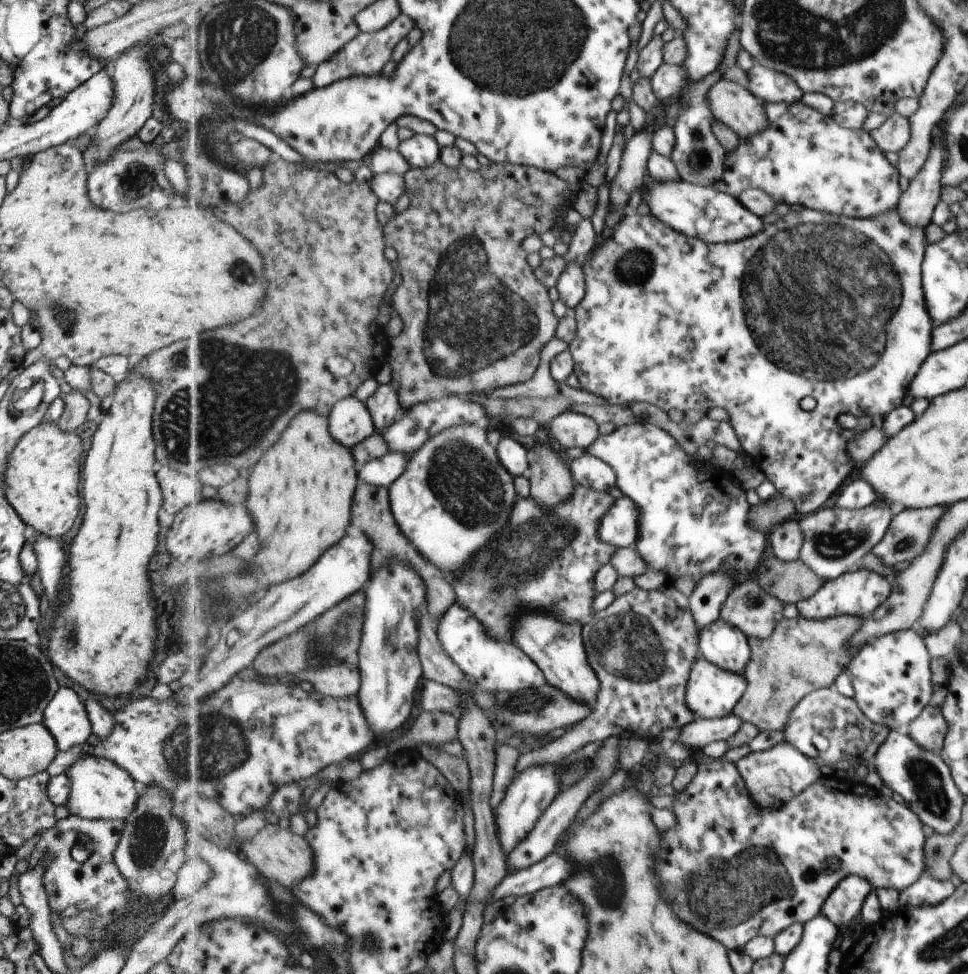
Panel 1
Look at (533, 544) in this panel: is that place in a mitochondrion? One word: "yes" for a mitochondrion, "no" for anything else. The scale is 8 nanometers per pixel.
yes

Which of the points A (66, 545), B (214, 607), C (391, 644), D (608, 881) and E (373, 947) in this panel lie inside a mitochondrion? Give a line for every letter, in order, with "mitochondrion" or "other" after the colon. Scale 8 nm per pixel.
A: other
B: mitochondrion
C: mitochondrion
D: mitochondrion
E: mitochondrion

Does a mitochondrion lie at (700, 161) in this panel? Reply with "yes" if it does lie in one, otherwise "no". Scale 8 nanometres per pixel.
yes

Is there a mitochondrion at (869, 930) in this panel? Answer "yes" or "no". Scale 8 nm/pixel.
no

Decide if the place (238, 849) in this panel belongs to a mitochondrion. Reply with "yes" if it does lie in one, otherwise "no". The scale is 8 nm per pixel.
no

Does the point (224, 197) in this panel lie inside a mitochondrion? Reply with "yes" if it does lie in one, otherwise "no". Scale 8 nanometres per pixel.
no

